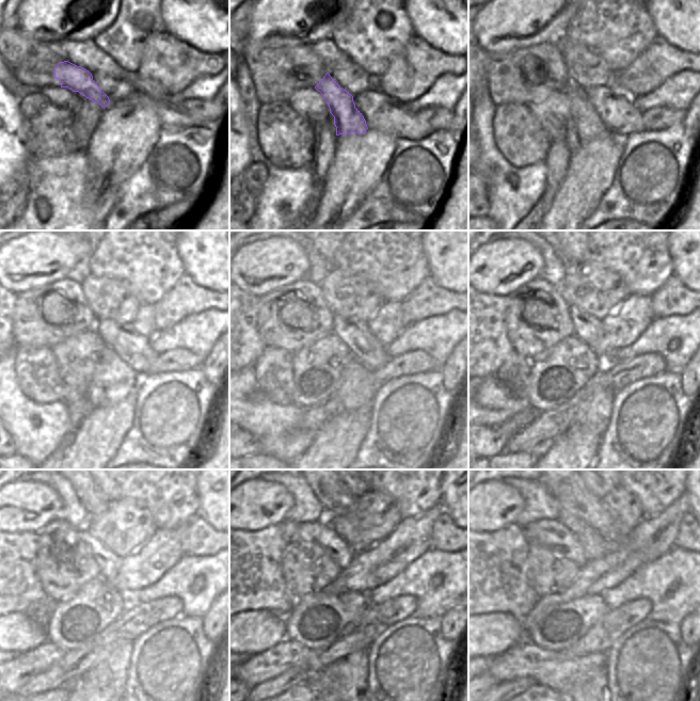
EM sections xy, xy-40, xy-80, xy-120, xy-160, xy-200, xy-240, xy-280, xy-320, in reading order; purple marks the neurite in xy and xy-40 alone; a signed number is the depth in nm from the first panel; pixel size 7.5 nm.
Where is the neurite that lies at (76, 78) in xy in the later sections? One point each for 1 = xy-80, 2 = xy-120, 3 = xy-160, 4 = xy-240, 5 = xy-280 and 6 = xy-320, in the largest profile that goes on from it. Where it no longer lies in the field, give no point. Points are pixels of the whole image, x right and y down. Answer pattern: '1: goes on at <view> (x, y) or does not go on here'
1: goes on at xy-80 (585, 125)
2: goes on at xy-120 (113, 379)
3: goes on at xy-160 (359, 387)
4: goes on at xy-240 (118, 660)
5: goes on at xy-280 (347, 680)
6: goes on at xy-320 (595, 686)

